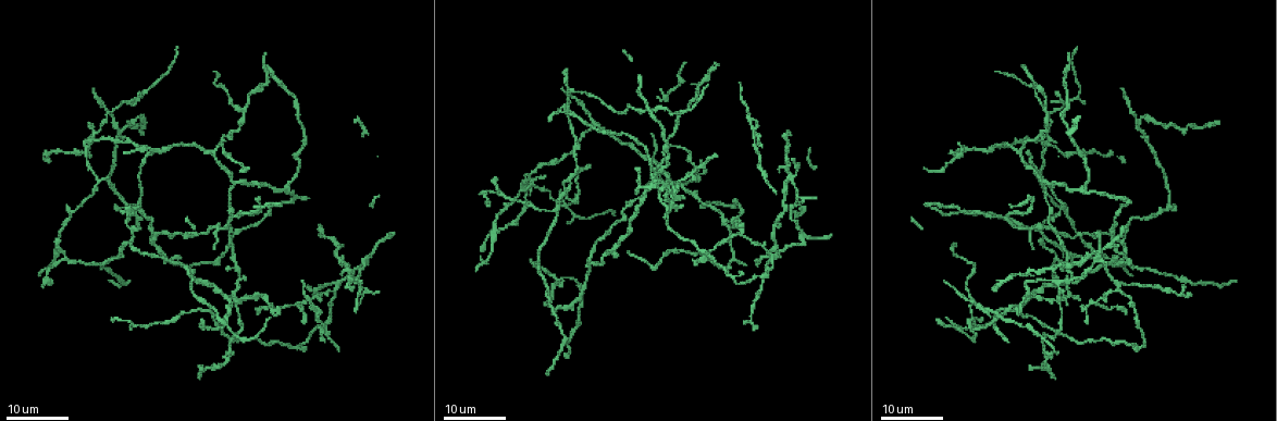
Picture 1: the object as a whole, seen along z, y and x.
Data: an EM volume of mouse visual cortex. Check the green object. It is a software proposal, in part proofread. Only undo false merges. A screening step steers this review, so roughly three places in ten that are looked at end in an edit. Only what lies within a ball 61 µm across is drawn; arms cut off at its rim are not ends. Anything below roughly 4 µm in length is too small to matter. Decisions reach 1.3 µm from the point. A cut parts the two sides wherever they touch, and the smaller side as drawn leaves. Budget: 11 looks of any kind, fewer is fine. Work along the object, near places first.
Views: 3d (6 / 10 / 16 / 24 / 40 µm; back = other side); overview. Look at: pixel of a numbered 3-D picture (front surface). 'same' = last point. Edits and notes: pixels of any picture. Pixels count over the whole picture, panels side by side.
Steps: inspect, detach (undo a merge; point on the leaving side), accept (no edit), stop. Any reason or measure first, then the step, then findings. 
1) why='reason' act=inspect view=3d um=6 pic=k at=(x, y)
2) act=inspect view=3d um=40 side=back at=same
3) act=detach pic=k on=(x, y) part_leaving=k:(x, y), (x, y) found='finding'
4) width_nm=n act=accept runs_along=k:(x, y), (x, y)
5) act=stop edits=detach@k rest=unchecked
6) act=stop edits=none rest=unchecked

act=inspect view=3d um=24 pic=1 at=(675, 196)

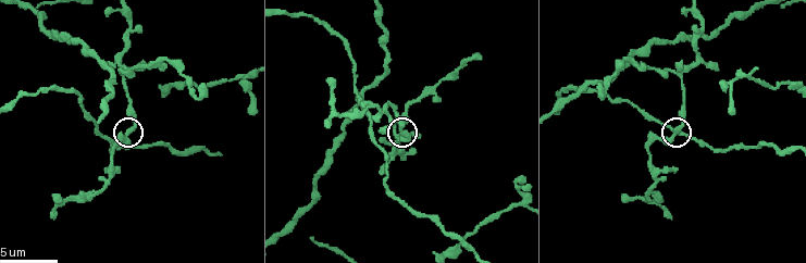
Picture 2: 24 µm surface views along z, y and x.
act=inspect view=3d um=6 pic=2 at=(127, 133)

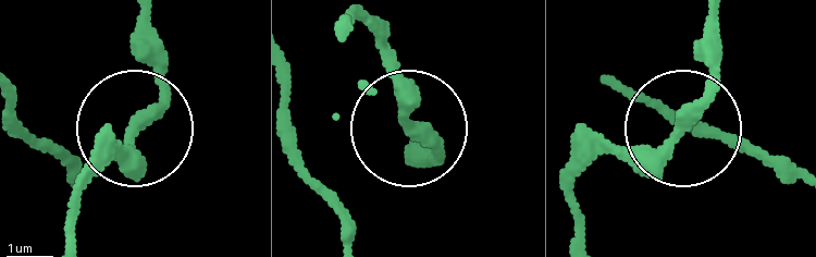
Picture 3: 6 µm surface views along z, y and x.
act=accept runs_along=3:(715, 9), (715, 56), (692, 114), (645, 149), (579, 149) found='all the same neuron'

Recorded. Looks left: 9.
why='branch point' act=inspect view=3d um=24 pic=1 at=(651, 112)

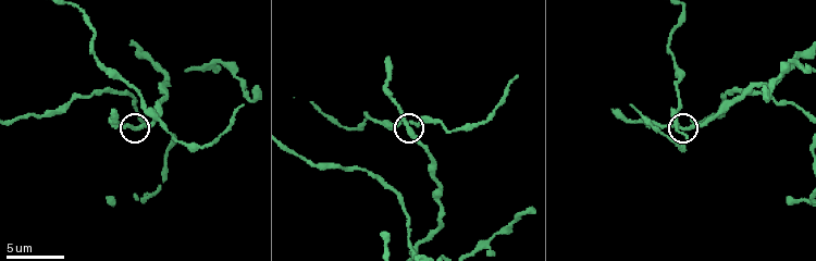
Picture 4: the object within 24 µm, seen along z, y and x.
act=inspect view=3d um=6 pic=4 at=(407, 124)

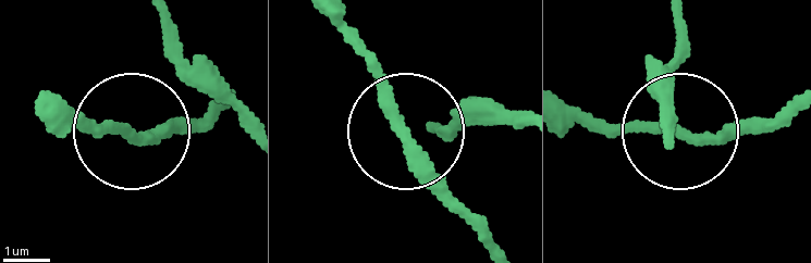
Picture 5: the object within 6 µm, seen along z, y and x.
act=inspect view=3d um=6 side=back pic=5 at=(128, 135)

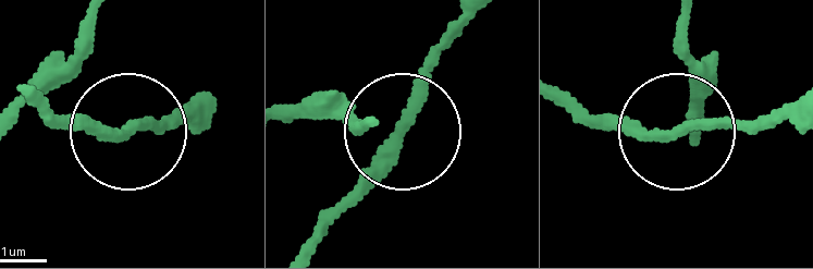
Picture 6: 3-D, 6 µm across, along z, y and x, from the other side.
width_nm=210 act=accept runs_along=6:(315, 243), (408, 125), (420, 66), (459, 20) found='continuous, no second neuron'

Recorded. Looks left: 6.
why='branch point' act=inspect view=3d um=24 pic=1 at=(156, 151)

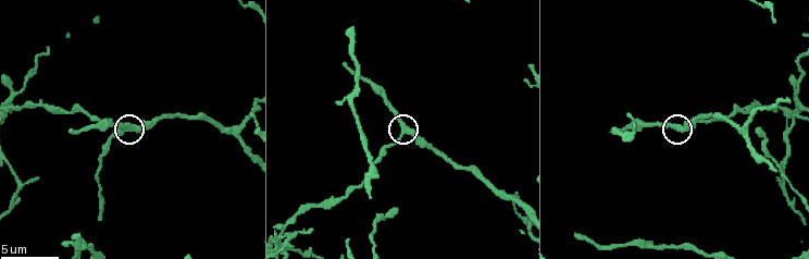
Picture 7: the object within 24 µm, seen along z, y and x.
act=inspect view=3d um=10 pic=7 at=(402, 131)

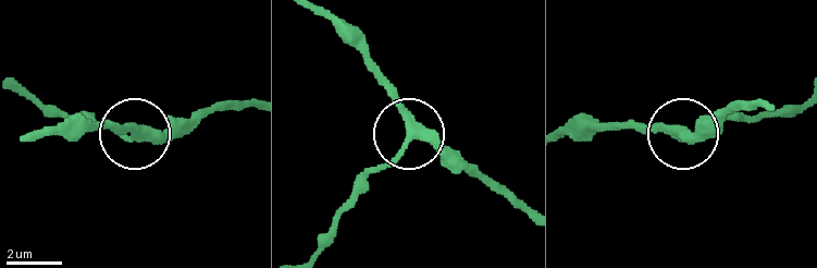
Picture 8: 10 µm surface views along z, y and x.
side_arm_um=8 act=accept runs_along=8:(249, 106), (200, 111), (151, 132), (96, 124) found='one neuron here'

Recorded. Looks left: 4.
why='three-way junction' act=inspect view=3d um=16 pic=1 at=(241, 107)

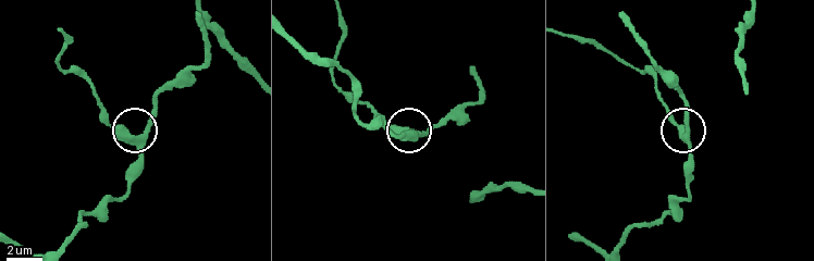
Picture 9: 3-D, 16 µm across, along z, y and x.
act=inspect view=3d um=6 pic=9 at=(138, 139)

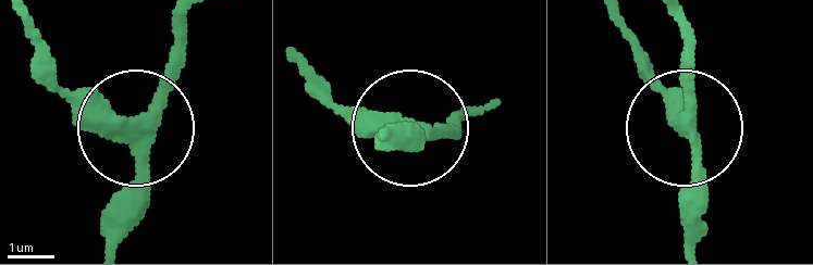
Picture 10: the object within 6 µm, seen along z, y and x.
arms=3 act=accept runs_along=10:(690, 243), (690, 25) found='all the same neuron'

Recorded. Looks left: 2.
why='branch point' act=inspect view=3d um=16 pic=1 at=(121, 130)

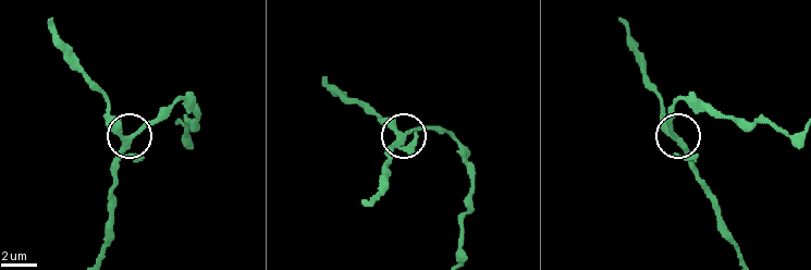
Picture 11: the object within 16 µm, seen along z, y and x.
act=inspect view=3d um=10 pic=11 at=(128, 136)

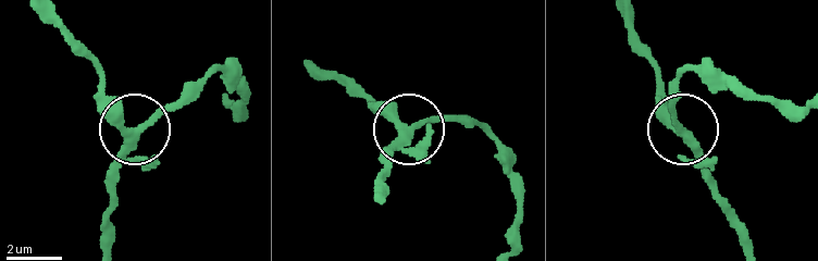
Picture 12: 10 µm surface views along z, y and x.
arms=3 act=accept runs_along=12:(106, 243), (112, 172), (128, 129), (100, 83) found='all the same neuron'

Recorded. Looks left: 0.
act=stop edits=none rest=unchecked

